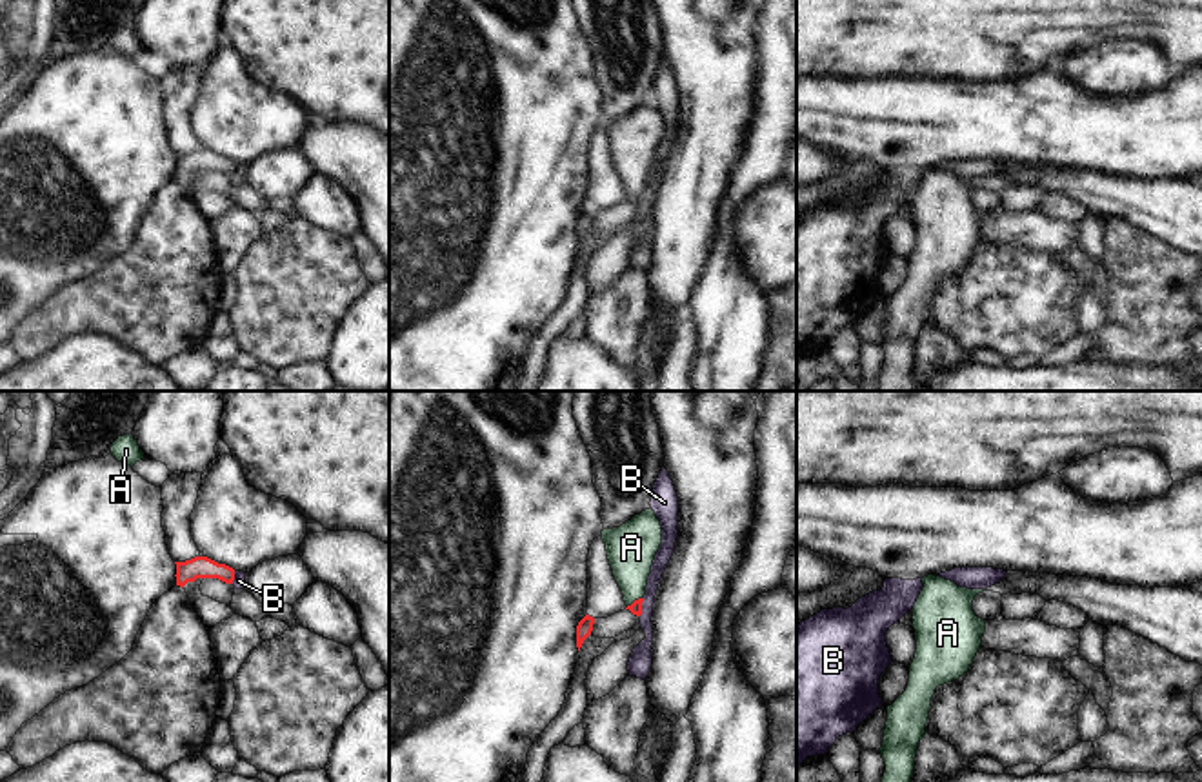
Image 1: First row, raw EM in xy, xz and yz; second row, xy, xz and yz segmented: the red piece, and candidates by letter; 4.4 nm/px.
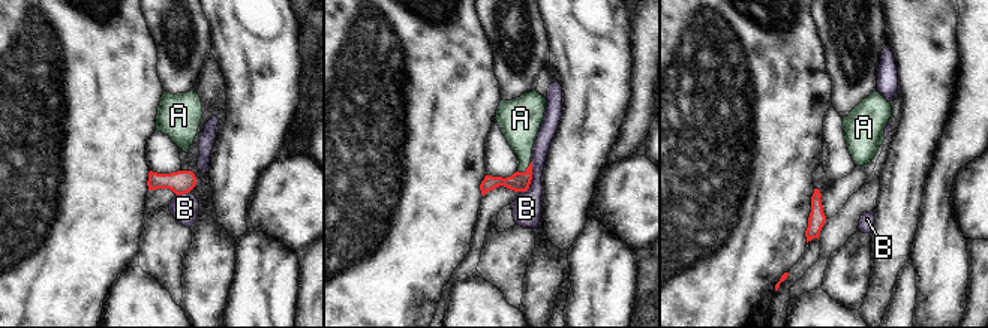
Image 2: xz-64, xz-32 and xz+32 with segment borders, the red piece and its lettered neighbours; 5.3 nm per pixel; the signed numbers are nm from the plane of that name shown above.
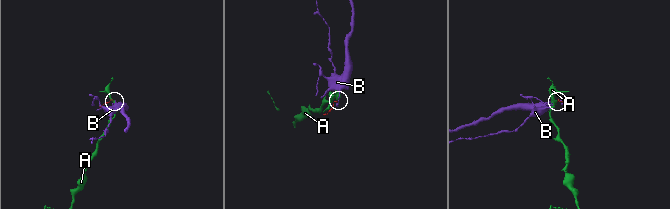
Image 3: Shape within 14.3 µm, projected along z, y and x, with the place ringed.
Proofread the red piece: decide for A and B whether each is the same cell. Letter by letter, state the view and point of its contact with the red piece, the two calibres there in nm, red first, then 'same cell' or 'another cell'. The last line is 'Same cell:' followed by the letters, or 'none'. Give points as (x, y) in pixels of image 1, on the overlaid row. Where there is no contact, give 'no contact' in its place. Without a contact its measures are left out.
A: meets red in xz at (635, 601); 60 nm thick on the red side, 220 nm on the other; same cell
B: meets red in xz at (641, 608); 60 nm thick on the red side, 110 nm on the other; another cell
Same cell: A

